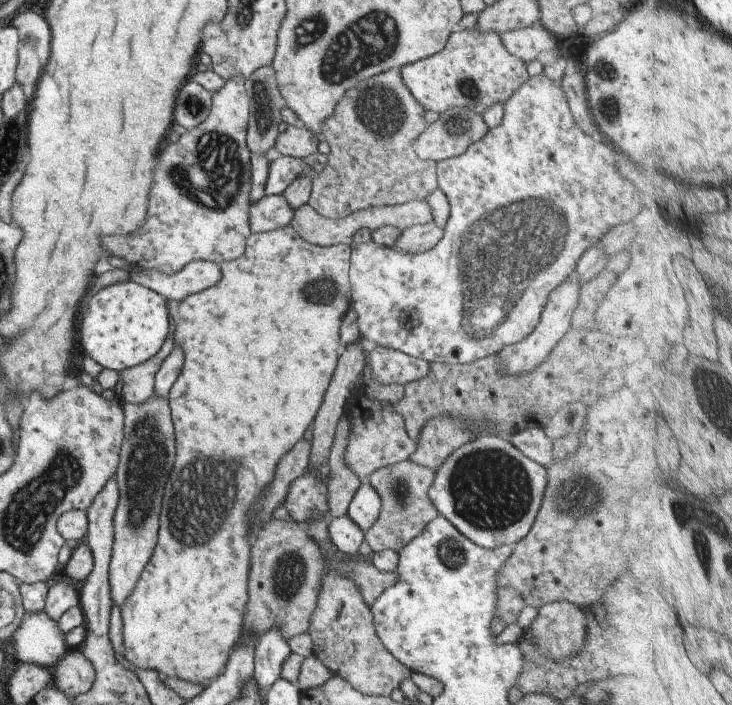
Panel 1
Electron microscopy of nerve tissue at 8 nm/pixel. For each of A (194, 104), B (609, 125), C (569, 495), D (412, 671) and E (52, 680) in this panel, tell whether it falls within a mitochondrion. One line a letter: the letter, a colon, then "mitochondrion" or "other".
A: mitochondrion
B: mitochondrion
C: mitochondrion
D: other
E: other

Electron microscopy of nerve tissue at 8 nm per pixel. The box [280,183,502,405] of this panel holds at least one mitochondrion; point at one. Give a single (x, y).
(319, 292)

